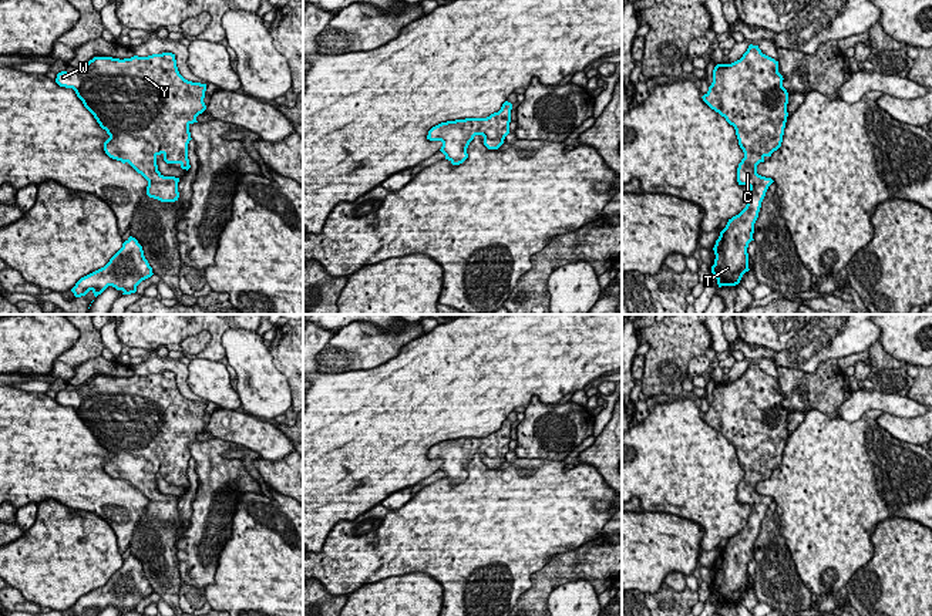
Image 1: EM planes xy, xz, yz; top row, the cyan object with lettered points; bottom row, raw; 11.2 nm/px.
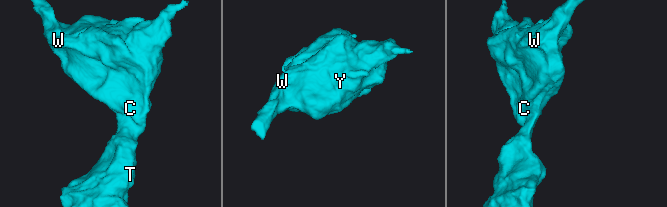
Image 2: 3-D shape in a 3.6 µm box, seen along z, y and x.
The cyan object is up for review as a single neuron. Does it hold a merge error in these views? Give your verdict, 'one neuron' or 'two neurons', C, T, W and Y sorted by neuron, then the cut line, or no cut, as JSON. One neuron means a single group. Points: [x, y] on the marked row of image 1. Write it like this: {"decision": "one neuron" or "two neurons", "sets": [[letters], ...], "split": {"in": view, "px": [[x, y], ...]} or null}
{"decision": "one neuron", "sets": [["C", "T", "W", "Y"]], "split": null}

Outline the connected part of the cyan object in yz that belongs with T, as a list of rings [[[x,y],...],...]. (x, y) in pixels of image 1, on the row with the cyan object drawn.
[[[750,44],[740,60],[714,67],[713,83],[701,97],[711,110],[734,127],[738,145],[744,152],[744,158],[737,168],[737,182],[750,188],[746,208],[729,219],[713,248],[716,259],[711,273],[716,276],[719,287],[738,285],[743,275],[750,270],[747,248],[754,240],[754,223],[758,218],[761,202],[768,186],[774,182],[771,178],[758,175],[757,165],[781,147],[788,117],[788,92],[783,87],[783,80],[778,73],[778,61],[763,54],[758,46]]]

